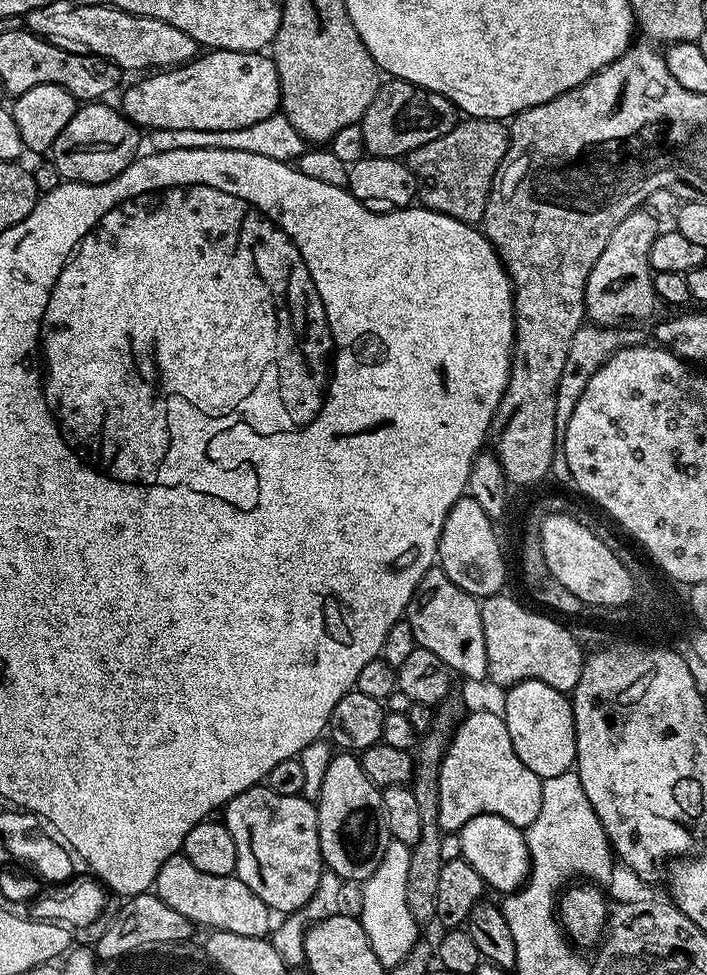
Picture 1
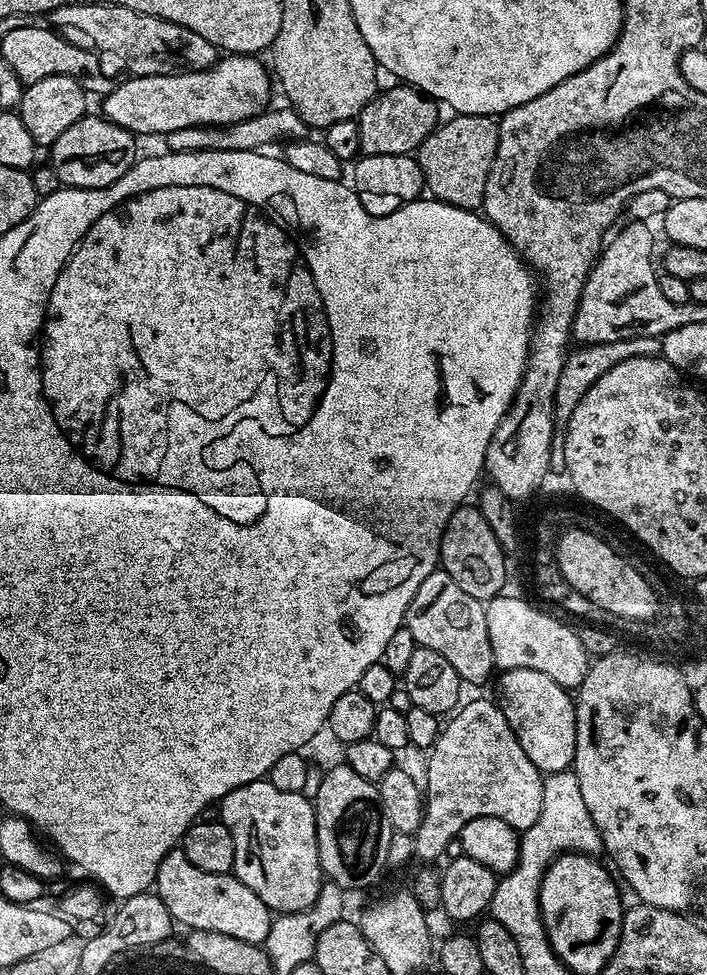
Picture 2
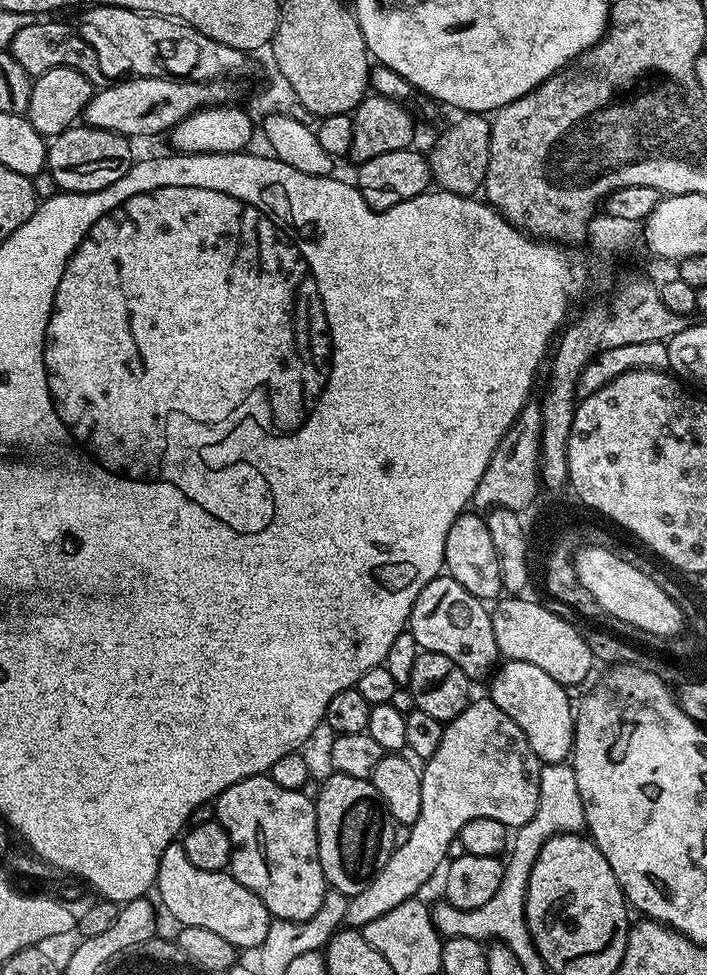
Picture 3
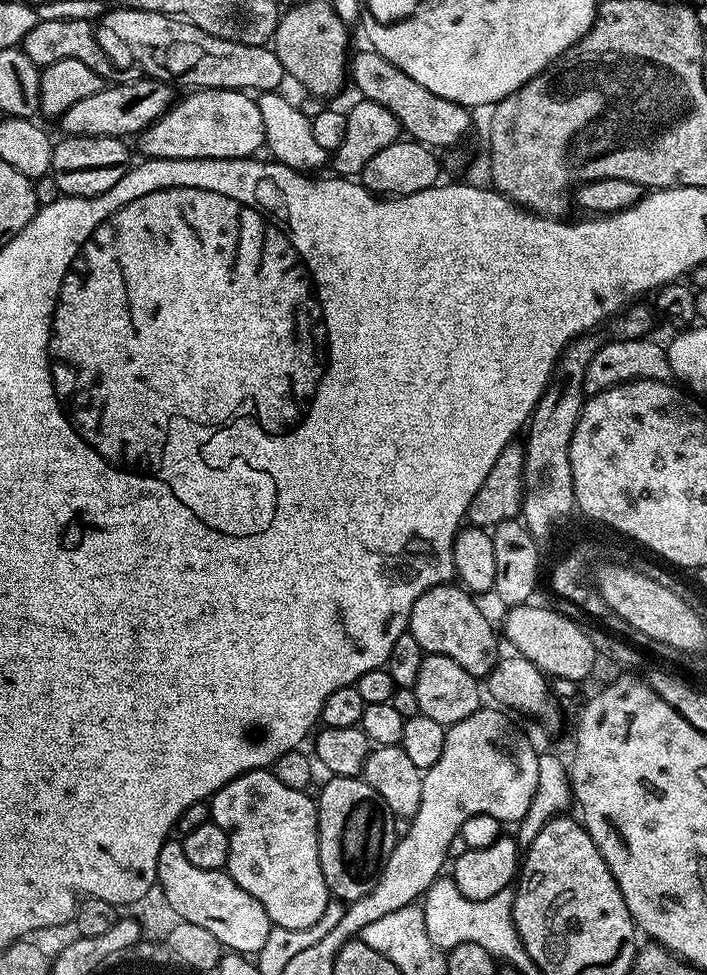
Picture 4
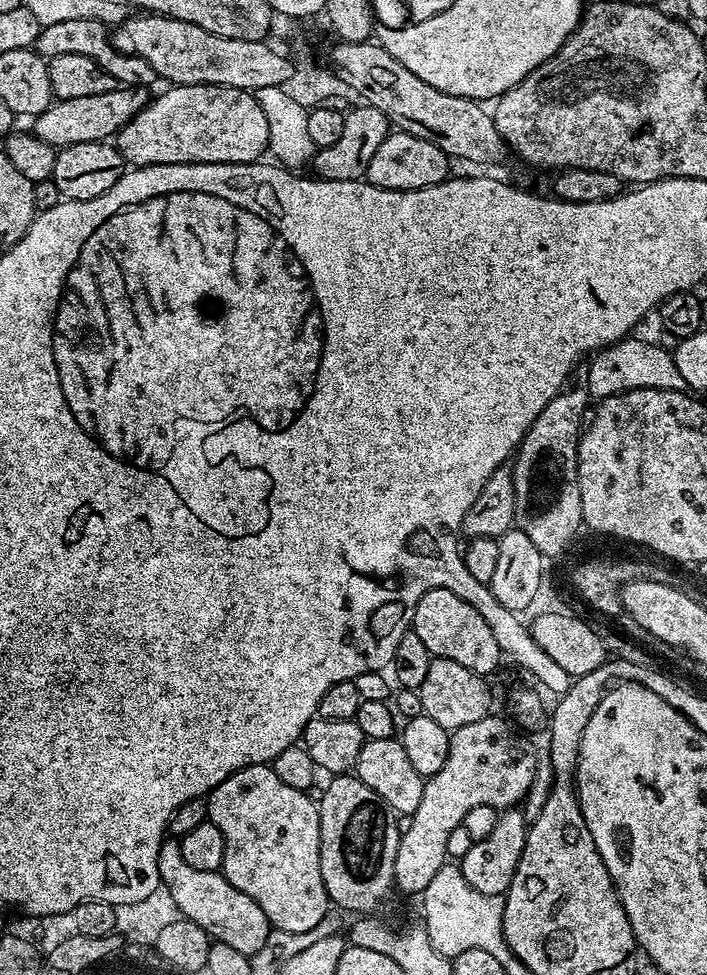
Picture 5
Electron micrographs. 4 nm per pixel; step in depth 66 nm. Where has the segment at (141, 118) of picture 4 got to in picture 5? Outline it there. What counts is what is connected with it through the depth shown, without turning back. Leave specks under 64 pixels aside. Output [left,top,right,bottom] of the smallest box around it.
[31,86,150,150]

